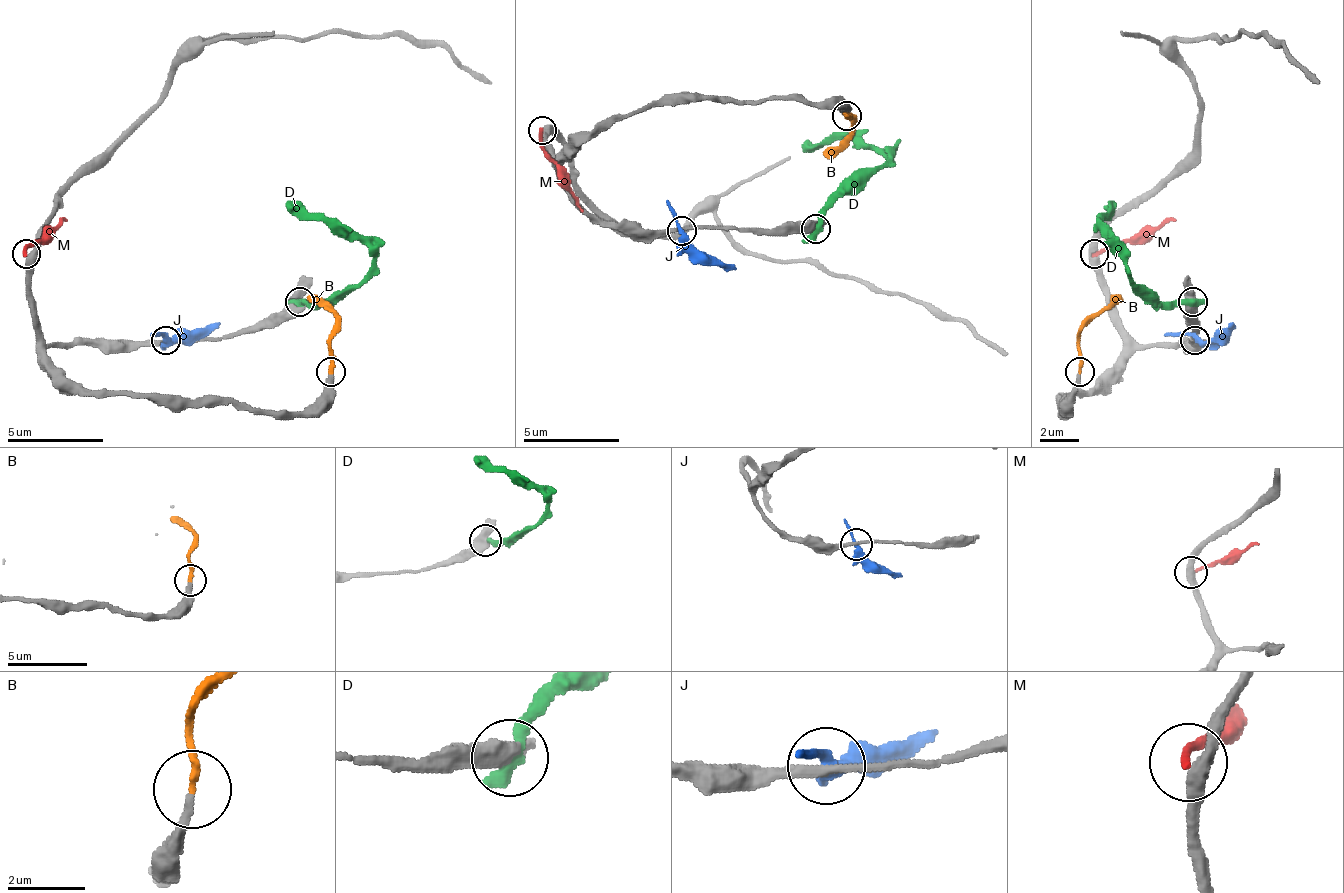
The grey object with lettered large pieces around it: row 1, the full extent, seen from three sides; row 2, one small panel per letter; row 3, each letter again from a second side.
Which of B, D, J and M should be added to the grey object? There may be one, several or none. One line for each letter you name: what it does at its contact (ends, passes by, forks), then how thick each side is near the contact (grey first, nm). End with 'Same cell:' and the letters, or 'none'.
B: it ends | 240/200 nm
Same cell: B

